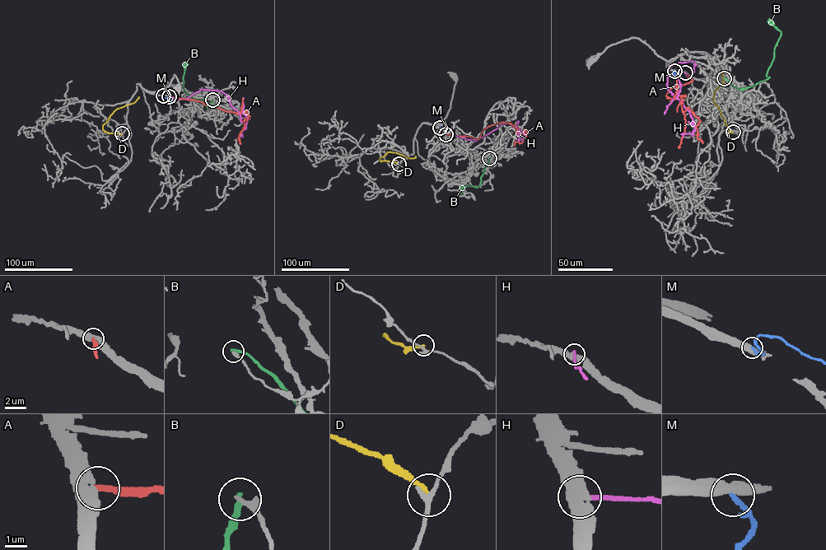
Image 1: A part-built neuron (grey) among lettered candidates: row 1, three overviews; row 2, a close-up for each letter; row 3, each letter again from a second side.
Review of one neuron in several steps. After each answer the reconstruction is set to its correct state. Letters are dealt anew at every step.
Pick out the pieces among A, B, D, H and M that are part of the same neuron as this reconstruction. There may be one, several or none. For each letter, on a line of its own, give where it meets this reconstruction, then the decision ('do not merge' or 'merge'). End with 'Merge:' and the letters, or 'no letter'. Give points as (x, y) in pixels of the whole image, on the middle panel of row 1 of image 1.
A: (446, 134) | do not merge
B: (489, 158) | do not merge
D: (398, 164) | do not merge
H: (445, 134) | do not merge
M: (440, 128) | do not merge
Merge: no letter

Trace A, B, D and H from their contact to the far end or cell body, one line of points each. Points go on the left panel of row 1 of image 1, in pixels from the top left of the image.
A: (170, 96), (193, 100), (226, 111), (240, 111), (242, 121), (246, 119), (246, 123), (237, 141)
B: (212, 100), (207, 107), (202, 100), (192, 98), (184, 91), (184, 67), (188, 64)
D: (122, 133), (108, 132), (103, 129), (103, 125), (118, 108), (133, 103), (138, 97)
H: (169, 96), (186, 99), (201, 89), (223, 92), (228, 96), (230, 105), (248, 119), (240, 137)

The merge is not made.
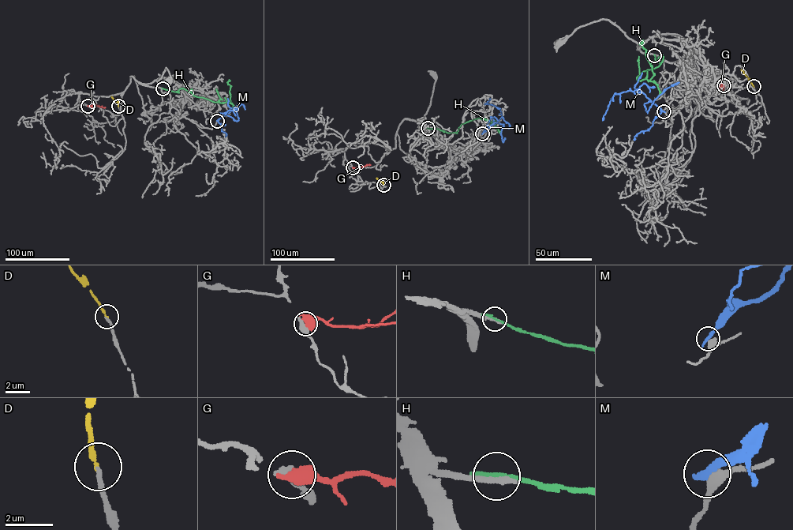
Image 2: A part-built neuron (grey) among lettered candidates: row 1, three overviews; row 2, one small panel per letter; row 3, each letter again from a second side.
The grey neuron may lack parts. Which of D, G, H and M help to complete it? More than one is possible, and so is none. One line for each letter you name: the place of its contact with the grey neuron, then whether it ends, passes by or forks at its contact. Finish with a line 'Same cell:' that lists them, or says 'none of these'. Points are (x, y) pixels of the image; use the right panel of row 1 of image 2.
D: Touches grey at (753, 86). It ends there
Same cell: D

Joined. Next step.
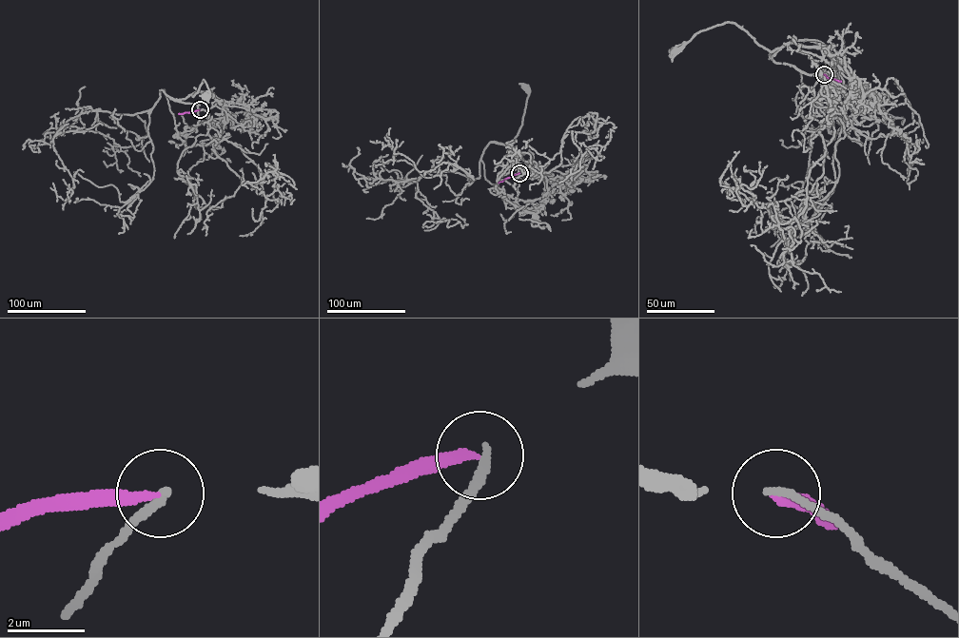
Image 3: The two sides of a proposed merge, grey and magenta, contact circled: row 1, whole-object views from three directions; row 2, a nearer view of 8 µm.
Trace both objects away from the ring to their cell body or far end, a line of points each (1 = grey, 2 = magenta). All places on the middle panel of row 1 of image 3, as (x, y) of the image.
1: (519, 173), (517, 198), (529, 202), (544, 195), (543, 179), (511, 147), (522, 125), (528, 95), (526, 87)
2: (519, 173), (498, 183)

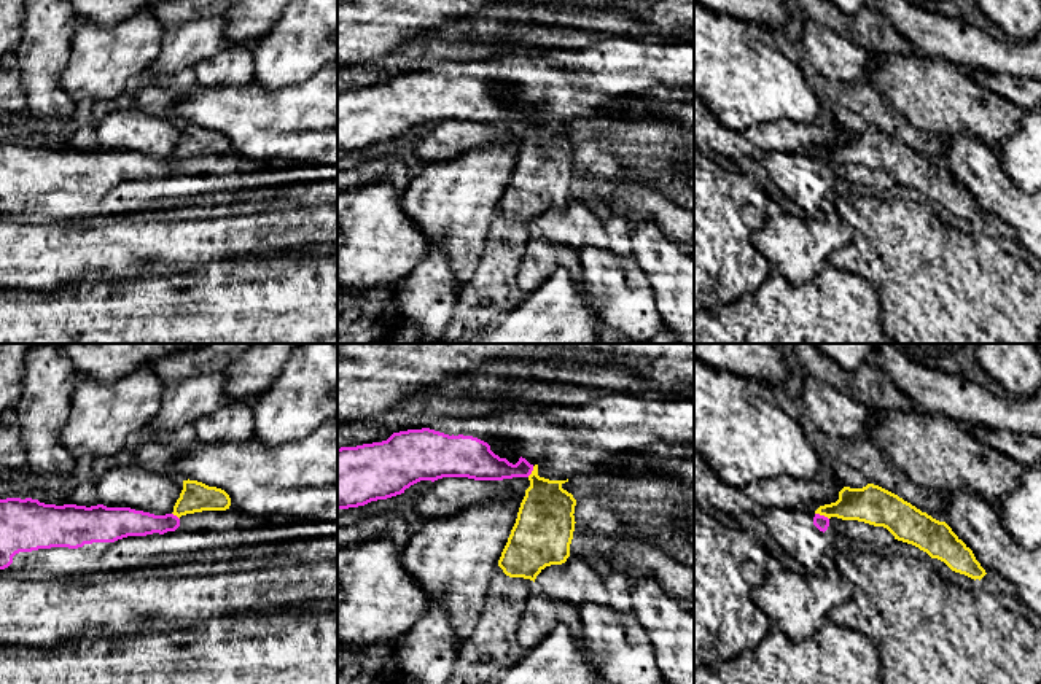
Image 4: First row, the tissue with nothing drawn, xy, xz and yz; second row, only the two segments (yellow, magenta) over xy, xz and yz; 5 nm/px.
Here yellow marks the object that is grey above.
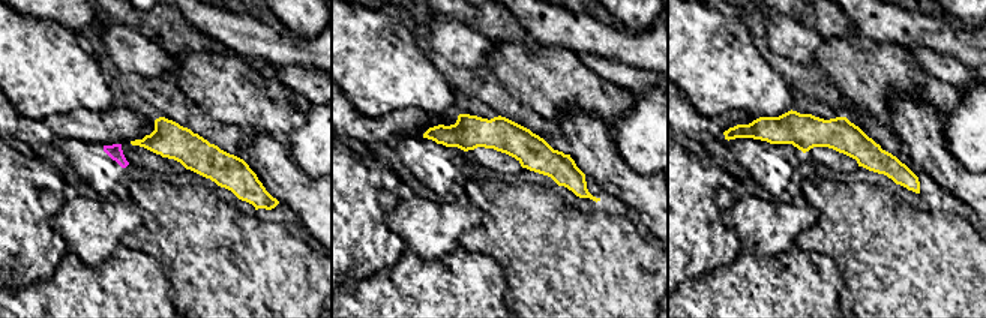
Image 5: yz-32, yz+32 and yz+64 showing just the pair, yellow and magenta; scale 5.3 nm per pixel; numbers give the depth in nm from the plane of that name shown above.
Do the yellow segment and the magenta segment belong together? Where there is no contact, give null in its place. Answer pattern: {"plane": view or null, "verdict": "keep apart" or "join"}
{"plane": "yz", "verdict": "keep apart"}

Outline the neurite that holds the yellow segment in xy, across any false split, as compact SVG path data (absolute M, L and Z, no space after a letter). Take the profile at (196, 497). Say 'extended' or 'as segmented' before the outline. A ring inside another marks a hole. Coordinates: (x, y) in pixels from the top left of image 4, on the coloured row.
as segmented; M188 479L183 480L183 490L172 514L180 519L181 515L202 511L226 511L229 506L231 498L224 490Z

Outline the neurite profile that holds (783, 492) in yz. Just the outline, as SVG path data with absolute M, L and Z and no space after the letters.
M694 452L694 499L697 504L708 503L734 519L762 507L815 514L820 506L836 503L842 488L840 482L821 476L804 482L796 482L790 476L777 476L735 488L724 484Z

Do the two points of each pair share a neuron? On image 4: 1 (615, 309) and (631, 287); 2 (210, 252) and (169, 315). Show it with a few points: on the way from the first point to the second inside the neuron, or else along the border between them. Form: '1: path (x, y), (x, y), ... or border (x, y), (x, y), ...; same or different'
1: path (619, 304), (626, 291); same
2: border (239, 255), (209, 260), (188, 269), (166, 271); different

